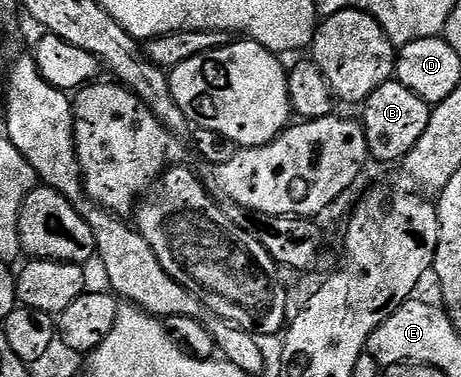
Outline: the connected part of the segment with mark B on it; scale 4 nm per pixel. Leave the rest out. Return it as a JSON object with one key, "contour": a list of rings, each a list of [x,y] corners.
{"contour":[[[396,78],[386,80],[361,105],[360,123],[366,132],[368,150],[373,159],[378,159],[382,164],[390,164],[393,160],[401,161],[424,138],[424,130],[428,130],[431,105],[424,102],[408,86],[404,86]]]}

